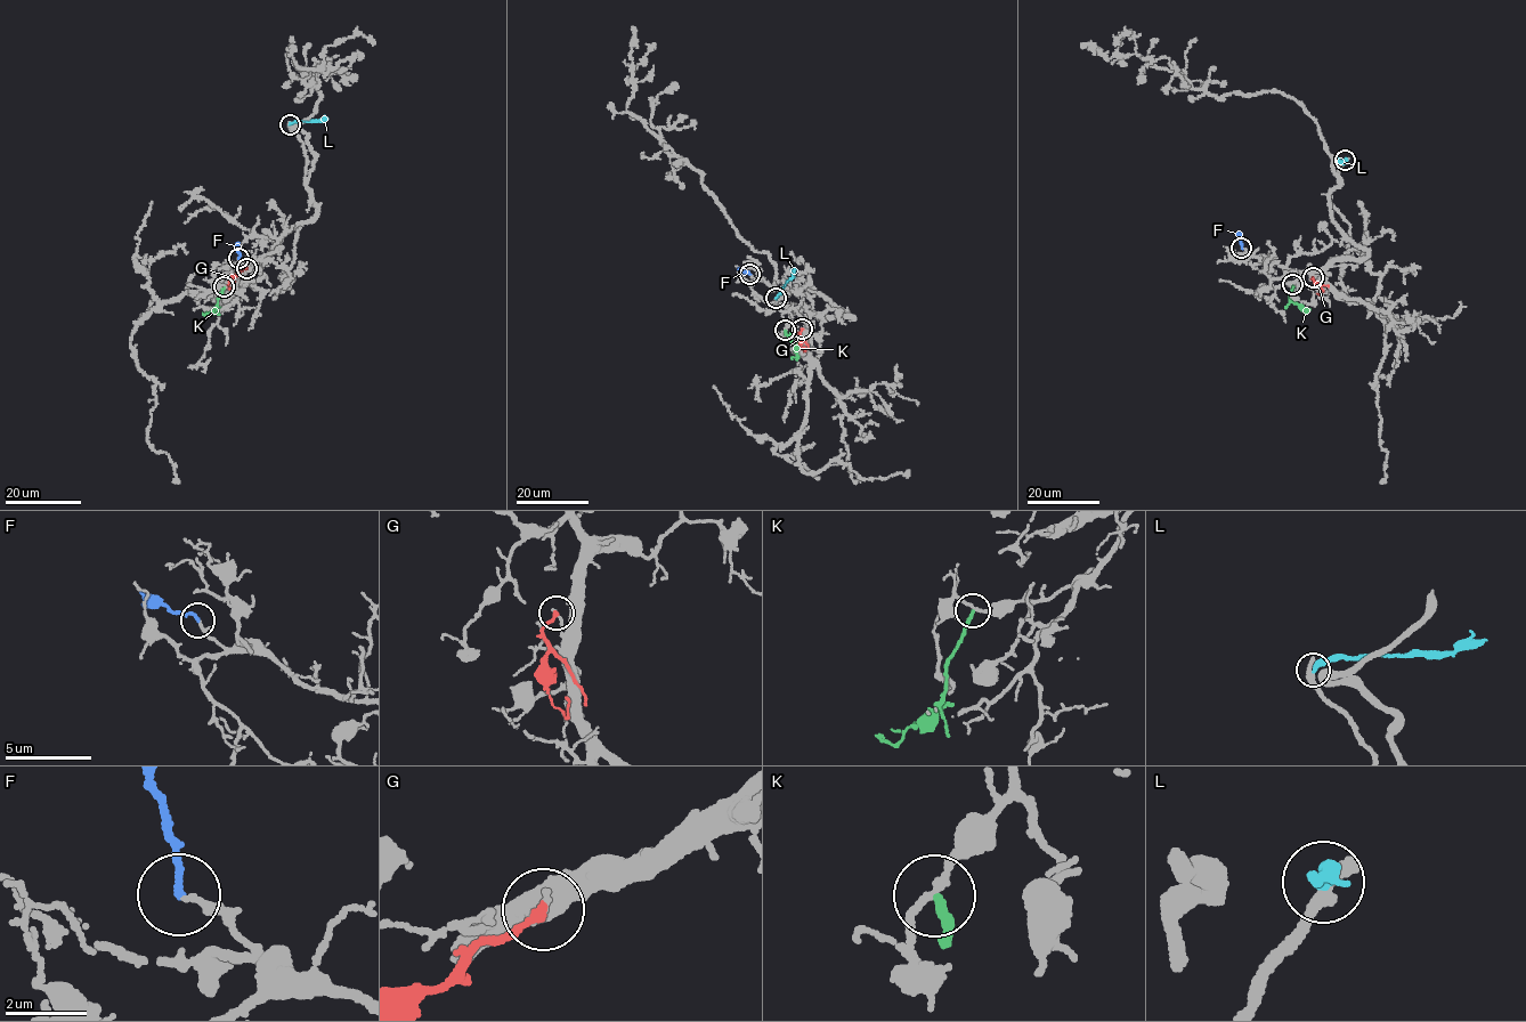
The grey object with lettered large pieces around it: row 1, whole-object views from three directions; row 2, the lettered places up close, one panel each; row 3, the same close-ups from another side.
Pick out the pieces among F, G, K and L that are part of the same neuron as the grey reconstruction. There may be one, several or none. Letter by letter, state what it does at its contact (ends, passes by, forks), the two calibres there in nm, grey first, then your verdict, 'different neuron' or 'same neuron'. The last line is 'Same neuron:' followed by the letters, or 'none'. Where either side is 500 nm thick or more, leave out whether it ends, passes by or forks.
F: it ends; calibres 160 and 160 nm; same neuron
G: it ends; calibres 140 and 200 nm; different neuron
K: it ends; calibres 180 and 180 nm; different neuron
L: it ends; calibres 420 and 360 nm; different neuron
Same neuron: F

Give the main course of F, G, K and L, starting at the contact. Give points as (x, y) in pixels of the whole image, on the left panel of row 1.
F: (238, 258), (236, 243)
G: (246, 267), (230, 278), (229, 289)
K: (224, 286), (216, 308), (208, 316), (202, 314)
L: (290, 124), (327, 118)

